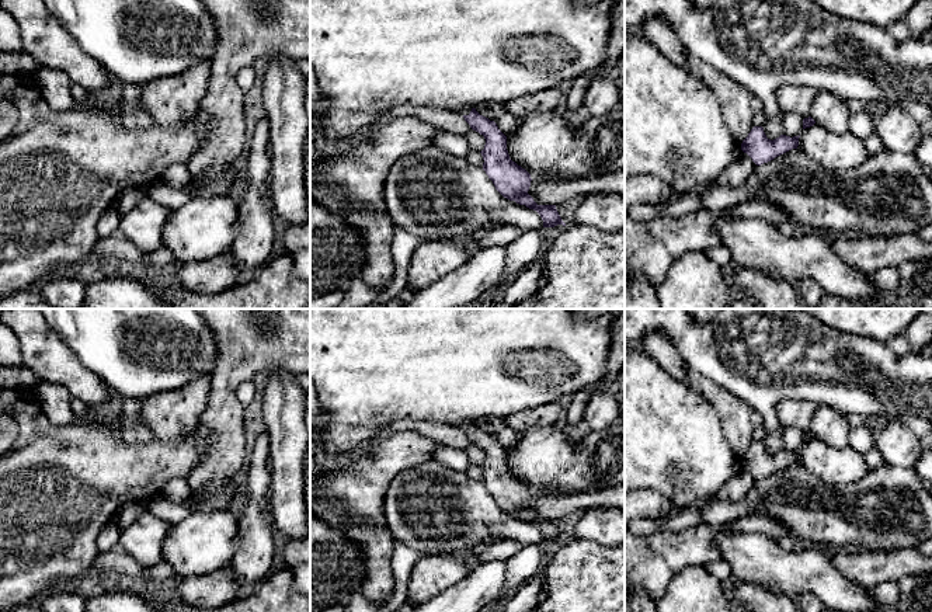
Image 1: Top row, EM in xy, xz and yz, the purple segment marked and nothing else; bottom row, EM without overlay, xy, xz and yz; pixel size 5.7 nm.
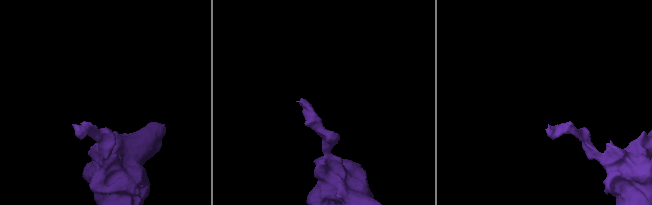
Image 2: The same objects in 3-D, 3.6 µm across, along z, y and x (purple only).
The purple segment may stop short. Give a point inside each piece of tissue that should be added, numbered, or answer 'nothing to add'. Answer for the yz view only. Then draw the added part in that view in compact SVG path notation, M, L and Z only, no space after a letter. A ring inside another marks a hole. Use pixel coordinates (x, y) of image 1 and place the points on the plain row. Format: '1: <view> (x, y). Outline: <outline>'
nothing to add

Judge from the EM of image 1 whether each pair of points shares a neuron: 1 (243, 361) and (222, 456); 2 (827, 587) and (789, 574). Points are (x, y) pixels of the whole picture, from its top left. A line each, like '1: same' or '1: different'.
1: same
2: same

